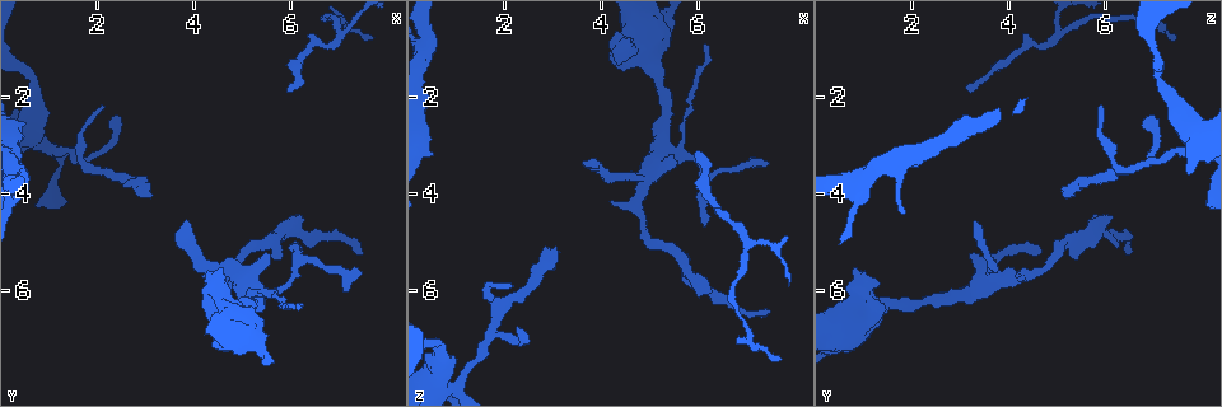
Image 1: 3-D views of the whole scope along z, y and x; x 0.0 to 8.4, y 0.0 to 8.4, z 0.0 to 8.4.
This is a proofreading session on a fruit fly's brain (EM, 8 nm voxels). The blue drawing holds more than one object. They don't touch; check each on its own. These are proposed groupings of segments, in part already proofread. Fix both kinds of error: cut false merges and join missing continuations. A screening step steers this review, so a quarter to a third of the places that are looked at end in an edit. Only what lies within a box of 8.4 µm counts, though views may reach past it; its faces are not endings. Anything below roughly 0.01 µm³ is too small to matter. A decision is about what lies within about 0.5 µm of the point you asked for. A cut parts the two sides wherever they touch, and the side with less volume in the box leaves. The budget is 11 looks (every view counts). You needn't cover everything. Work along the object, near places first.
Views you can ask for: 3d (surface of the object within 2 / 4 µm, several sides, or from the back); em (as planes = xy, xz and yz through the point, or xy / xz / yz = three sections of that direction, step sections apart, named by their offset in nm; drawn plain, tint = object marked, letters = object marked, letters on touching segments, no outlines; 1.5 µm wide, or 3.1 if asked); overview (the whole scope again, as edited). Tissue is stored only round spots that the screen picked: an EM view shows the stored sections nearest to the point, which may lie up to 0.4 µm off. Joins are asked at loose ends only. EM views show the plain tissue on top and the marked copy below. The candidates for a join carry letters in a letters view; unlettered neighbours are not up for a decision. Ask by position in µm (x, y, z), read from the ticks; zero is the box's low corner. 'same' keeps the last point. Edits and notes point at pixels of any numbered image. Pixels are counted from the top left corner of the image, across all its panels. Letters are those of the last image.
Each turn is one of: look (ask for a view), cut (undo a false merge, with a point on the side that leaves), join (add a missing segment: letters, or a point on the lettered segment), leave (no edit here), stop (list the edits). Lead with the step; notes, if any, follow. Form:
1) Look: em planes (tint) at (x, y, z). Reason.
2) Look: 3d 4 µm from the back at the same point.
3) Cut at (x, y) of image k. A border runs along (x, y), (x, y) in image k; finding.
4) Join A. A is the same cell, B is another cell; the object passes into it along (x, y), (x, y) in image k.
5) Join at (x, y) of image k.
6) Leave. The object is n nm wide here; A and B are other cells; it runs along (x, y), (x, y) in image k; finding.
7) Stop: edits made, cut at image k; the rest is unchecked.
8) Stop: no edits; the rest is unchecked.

Look: em planes (letters) at (5.45, 5.30, 3.15).

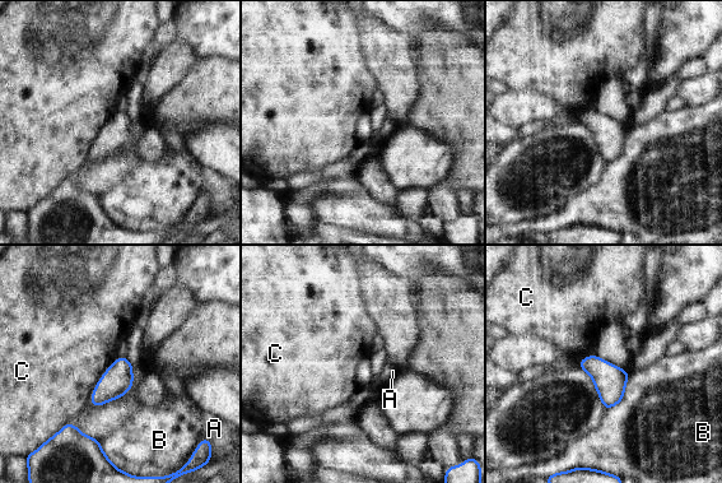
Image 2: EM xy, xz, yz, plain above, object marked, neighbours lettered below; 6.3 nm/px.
Leave. A, B and C are other cells; a border runs along (116, 357), (94, 386), (88, 404) in image 2; no lettered segment goes on from it.

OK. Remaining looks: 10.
Look: 3d 2 µm at (2.35, 2.40, 6.90). Tapers out.

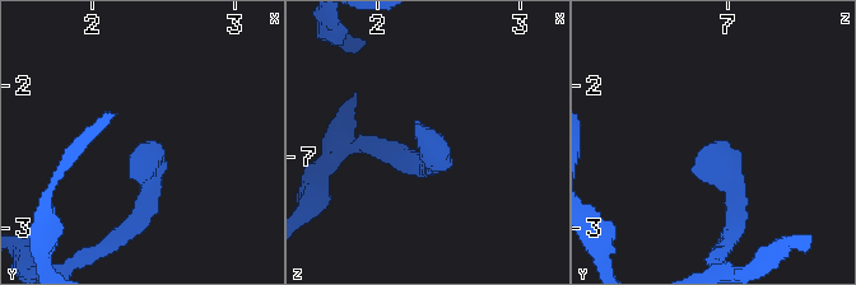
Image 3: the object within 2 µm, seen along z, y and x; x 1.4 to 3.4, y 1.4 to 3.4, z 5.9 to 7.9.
Look: em xz step 4 (letters) at (2.38, 2.36, 6.92). Need the tissue.

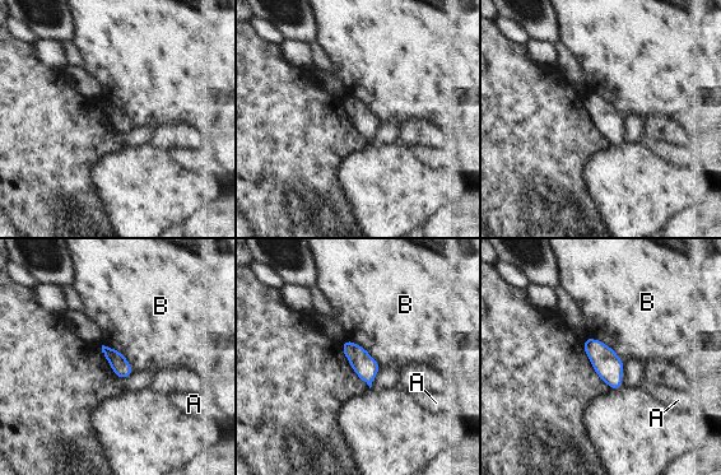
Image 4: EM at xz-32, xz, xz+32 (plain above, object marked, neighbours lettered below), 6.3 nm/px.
Look: em planes (letters) at the same point.

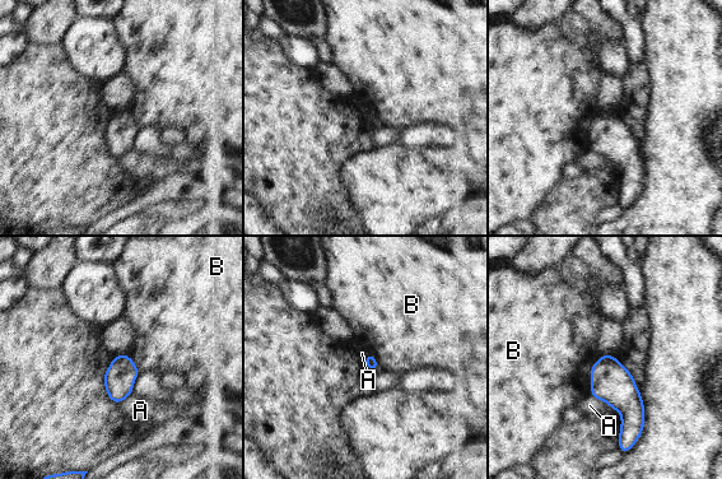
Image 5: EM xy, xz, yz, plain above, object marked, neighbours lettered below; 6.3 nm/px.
Leave. A and B are other cells; a border runs along (591, 394), (604, 400), (611, 408) in image 5; none of them fits.

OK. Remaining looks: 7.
Look: em planes (letters) at (0.70, 1.75, 7.10). Narrows sharply.

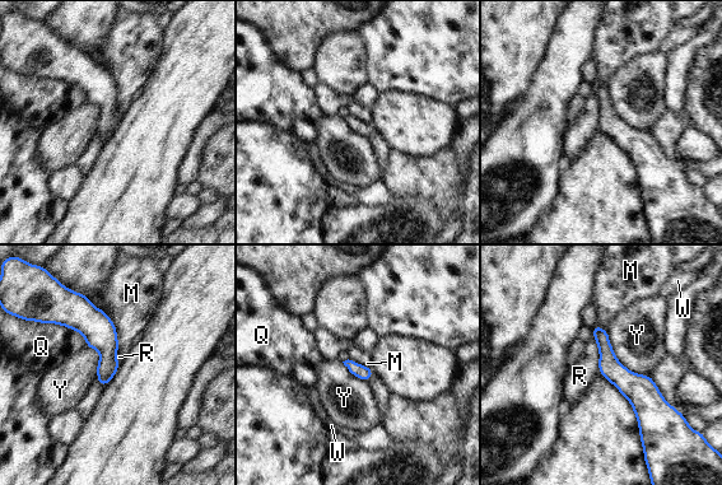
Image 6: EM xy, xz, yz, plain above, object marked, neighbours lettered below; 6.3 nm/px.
Leave. The longest contact is with Y, 400 nm; M, Q, R, W and Y are other cells; a border runs along (594, 336), (599, 351), (599, 371) in image 6; all the same neuron.

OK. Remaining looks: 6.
Look: em xy step 4 (letters) at (7.75, 0.80, 7.45). Free end.

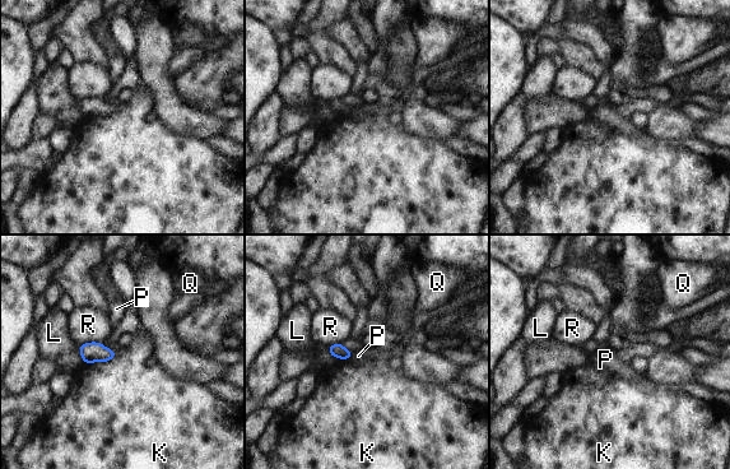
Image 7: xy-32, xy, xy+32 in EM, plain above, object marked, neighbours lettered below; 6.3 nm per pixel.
Look: em planes (letters) at the same point.

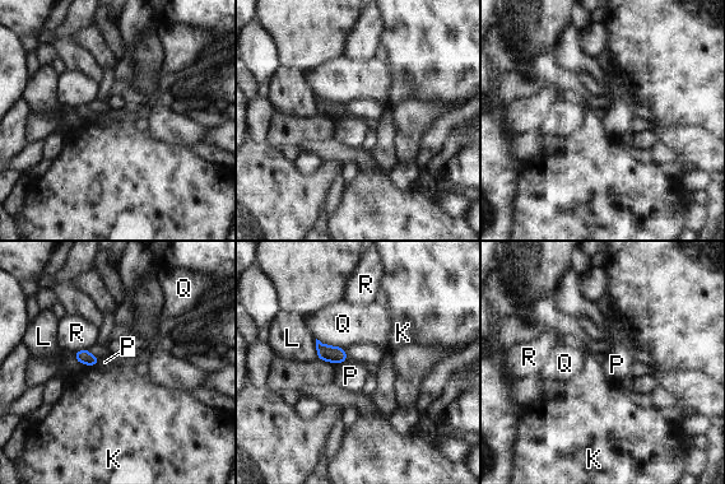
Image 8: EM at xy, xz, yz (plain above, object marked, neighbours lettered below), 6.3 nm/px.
Leave. The longest contact is with Q, 190 nm; K, L, P, Q and R are other cells; a border runs along (347, 359), (338, 364) in image 8; none of them fits.

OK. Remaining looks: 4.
Stop: no edits; the rest is unchecked.

